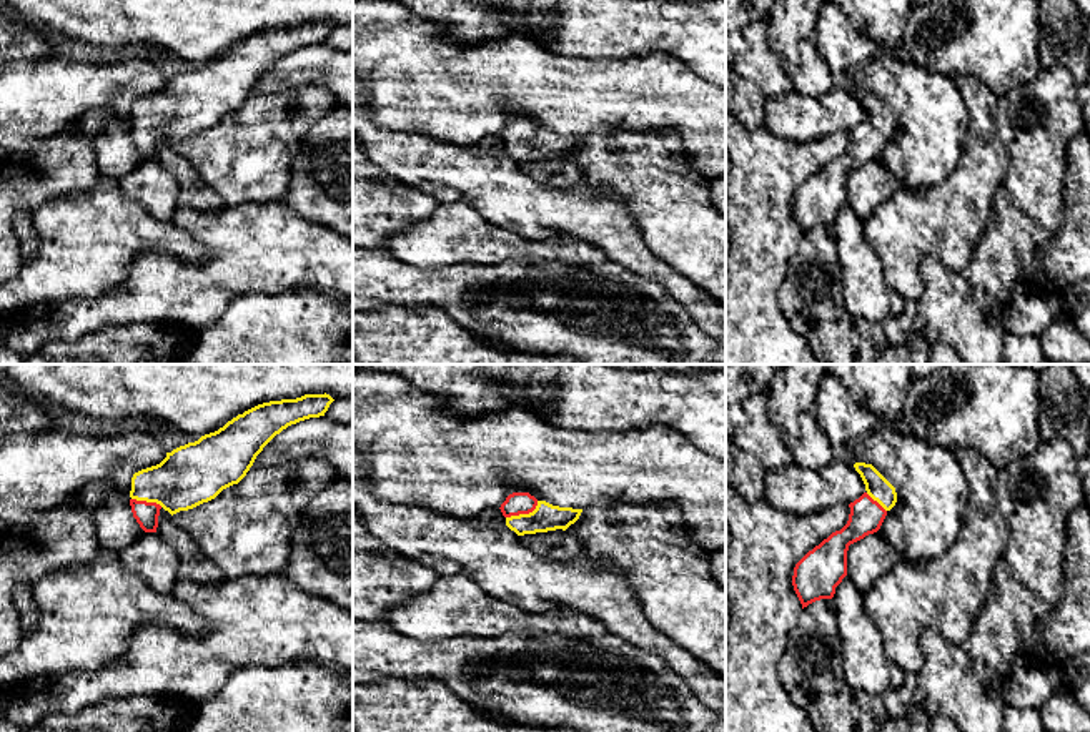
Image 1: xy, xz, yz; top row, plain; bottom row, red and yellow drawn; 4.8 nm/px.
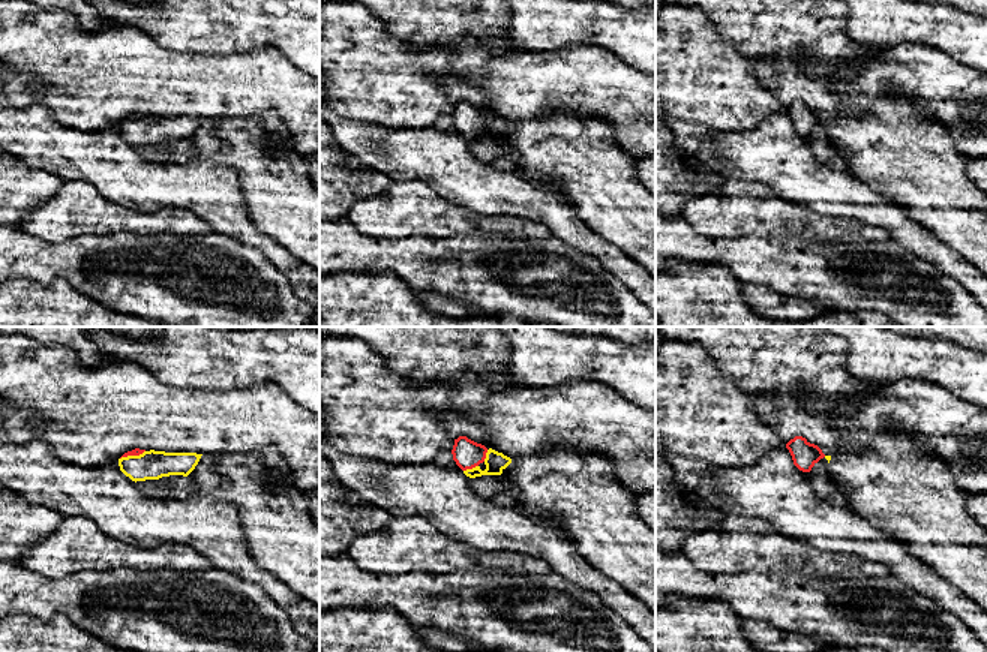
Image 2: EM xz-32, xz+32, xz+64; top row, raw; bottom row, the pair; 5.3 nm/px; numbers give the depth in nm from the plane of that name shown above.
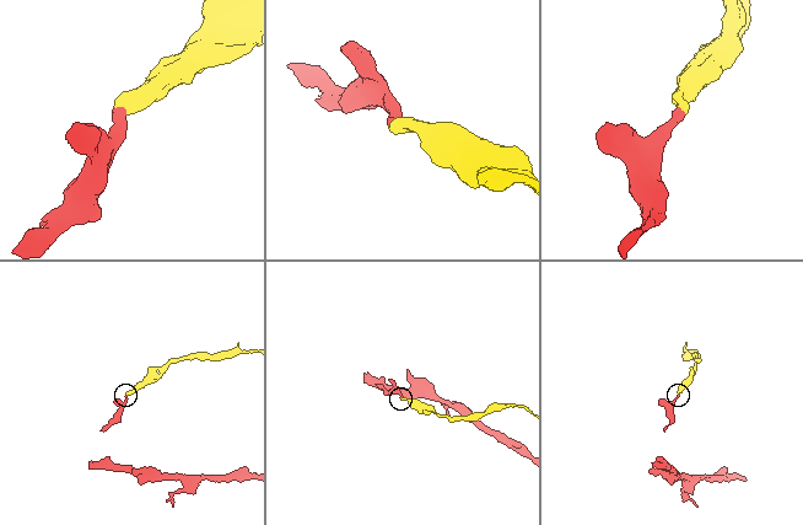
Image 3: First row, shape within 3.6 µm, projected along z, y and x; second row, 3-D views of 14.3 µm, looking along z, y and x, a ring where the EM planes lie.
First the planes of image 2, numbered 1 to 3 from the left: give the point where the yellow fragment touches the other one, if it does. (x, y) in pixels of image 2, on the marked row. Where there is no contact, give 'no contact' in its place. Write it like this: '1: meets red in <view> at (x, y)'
1: meets red in xz-32 at (132, 454)
2: meets red in xz+32 at (470, 468)
3: no contact

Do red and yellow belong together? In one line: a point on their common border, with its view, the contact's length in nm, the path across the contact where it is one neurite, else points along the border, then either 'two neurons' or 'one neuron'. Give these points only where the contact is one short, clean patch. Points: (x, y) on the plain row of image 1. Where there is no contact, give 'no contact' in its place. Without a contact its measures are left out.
xz (523, 140) | 180 nm | across xz (518, 130), (523, 140), (544, 145) | one neuron

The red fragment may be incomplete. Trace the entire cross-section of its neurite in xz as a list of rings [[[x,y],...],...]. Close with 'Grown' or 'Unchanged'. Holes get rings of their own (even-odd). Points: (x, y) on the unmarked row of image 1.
[[[529,120],[509,121],[499,136],[506,145],[506,153],[518,163],[556,156],[566,158],[582,140],[582,136],[559,135],[538,128]]]. Grown

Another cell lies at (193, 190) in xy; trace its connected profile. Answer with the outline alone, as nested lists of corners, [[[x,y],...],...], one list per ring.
[[[163,135],[160,136],[156,160],[178,181],[180,208],[190,206],[201,211],[218,211],[226,205]]]

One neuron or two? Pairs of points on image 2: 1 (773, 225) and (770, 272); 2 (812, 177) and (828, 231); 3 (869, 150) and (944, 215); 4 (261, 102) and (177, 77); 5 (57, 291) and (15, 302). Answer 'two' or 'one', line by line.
1: two
2: two
3: one
4: one
5: one

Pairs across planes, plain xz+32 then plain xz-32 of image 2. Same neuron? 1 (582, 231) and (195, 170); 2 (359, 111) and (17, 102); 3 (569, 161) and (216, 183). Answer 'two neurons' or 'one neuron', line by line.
1: one neuron
2: one neuron
3: two neurons

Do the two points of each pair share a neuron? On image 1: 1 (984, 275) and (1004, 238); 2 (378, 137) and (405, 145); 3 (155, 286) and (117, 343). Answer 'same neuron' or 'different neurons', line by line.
1: same neuron
2: same neuron
3: different neurons

